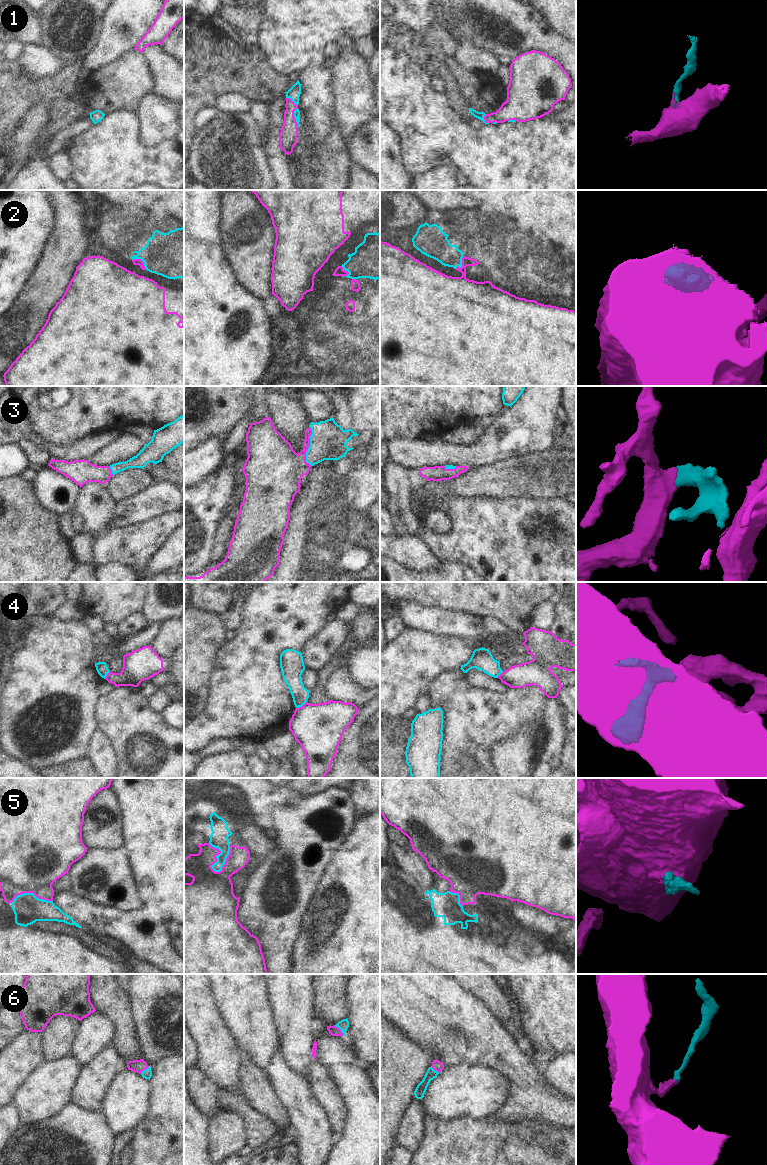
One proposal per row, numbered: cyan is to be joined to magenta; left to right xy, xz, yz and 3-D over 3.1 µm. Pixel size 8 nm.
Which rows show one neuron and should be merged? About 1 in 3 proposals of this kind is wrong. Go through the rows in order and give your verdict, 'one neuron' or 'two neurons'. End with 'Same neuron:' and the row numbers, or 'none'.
1: one neuron
2: two neurons
3: one neuron
4: two neurons
5: two neurons
6: one neuron
Same neuron: 1, 3, 6

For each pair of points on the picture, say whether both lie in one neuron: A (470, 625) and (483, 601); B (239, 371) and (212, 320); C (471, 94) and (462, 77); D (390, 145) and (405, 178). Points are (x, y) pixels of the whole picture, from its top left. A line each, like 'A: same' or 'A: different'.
A: different
B: same
C: same
D: same

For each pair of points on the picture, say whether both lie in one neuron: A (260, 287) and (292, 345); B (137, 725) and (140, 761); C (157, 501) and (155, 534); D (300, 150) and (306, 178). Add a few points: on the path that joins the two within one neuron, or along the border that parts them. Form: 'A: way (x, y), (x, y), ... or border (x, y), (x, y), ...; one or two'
A: border (271, 294), (263, 300); two
B: way (138, 734), (140, 736), (140, 752); one
C: border (173, 511), (167, 511), (134, 524); two
D: way (300, 157), (300, 162), (305, 171); one

